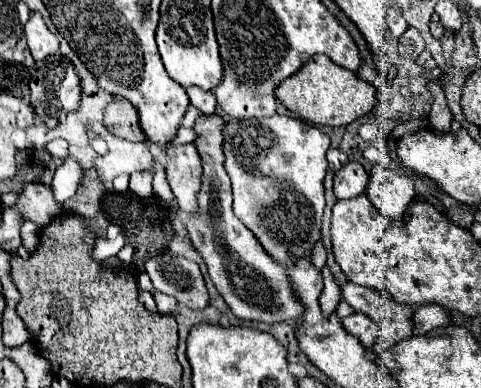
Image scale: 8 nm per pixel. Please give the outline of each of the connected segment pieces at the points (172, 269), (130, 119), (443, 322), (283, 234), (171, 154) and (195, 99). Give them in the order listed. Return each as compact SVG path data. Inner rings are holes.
M166 252L148 258L144 268L150 274L152 284L156 284L156 290L174 296L188 308L208 306L208 292L196 262Z
M116 96L116 100L106 106L104 126L108 128L108 132L112 132L118 138L124 138L130 142L144 140L144 136L140 136L140 128L136 126L136 110L124 98Z
M426 304L426 306L414 308L414 314L412 314L412 334L416 334L416 336L426 334L432 328L448 326L448 324L450 324L448 316L446 316L444 308L438 306L438 304Z
M266 116L266 118L246 118L228 120L222 128L224 134L224 164L232 180L234 192L234 214L246 224L246 228L256 236L262 248L278 264L294 264L298 258L310 258L314 244L320 240L320 222L324 210L324 176L328 170L326 150L330 148L330 138L322 134L314 124L302 122L288 116Z
M192 142L168 148L166 178L172 192L176 194L178 208L186 214L196 214L196 196L202 186L202 158Z
M188 88L186 90L188 96L190 96L190 102L192 106L196 106L200 112L204 114L212 114L214 108L216 108L216 98L212 92L204 92L200 88Z

